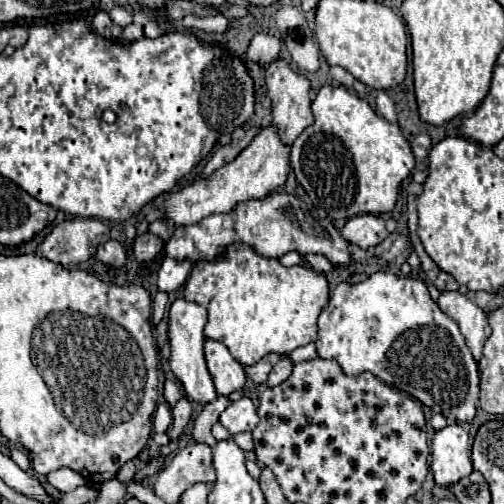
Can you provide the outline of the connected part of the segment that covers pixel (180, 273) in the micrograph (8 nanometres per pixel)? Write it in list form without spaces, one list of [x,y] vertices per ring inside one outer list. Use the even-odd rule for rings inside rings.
[[[164,259],[162,267],[158,271],[158,291],[170,293],[170,291],[176,291],[178,287],[182,287],[188,279],[190,269],[192,269],[190,261],[176,263],[174,259]]]

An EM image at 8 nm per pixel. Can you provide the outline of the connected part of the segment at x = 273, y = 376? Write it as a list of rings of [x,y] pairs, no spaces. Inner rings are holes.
[[[288,355],[280,357],[280,361],[278,361],[278,363],[274,365],[274,369],[270,371],[268,387],[274,387],[274,385],[280,385],[282,381],[286,381],[286,379],[290,377],[290,373],[292,373],[292,367],[294,367],[294,363],[292,363],[292,359],[290,359]]]

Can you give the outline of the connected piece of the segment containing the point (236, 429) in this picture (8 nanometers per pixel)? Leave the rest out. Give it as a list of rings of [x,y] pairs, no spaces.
[[[242,397],[238,401],[234,401],[230,407],[226,407],[226,411],[220,415],[220,423],[232,433],[244,433],[244,431],[252,431],[258,425],[258,415],[256,415],[256,407],[248,397]]]

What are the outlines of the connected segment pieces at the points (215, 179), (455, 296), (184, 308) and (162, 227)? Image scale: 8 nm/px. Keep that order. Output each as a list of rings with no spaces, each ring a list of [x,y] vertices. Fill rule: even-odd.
[[[274,125],[260,127],[260,131],[252,137],[250,145],[230,163],[214,171],[208,179],[198,179],[174,193],[170,199],[164,201],[164,217],[176,227],[180,225],[194,225],[208,215],[214,213],[228,213],[240,201],[248,199],[262,199],[282,187],[286,183],[290,171],[290,147],[284,145],[278,137],[278,129]]]
[[[442,291],[438,305],[448,317],[452,317],[458,323],[474,359],[480,361],[484,341],[490,337],[486,313],[460,291]]]
[[[178,297],[170,305],[170,315],[168,315],[168,343],[172,351],[170,369],[176,375],[176,379],[182,383],[184,393],[192,401],[206,405],[216,399],[216,389],[204,361],[204,325],[206,325],[206,309],[202,305],[186,301],[184,297]]]
[[[158,217],[158,219],[154,219],[152,223],[150,223],[150,227],[148,227],[152,233],[156,233],[156,235],[160,235],[164,241],[172,235],[172,227],[170,227],[170,223],[168,221],[162,221],[162,217]]]

